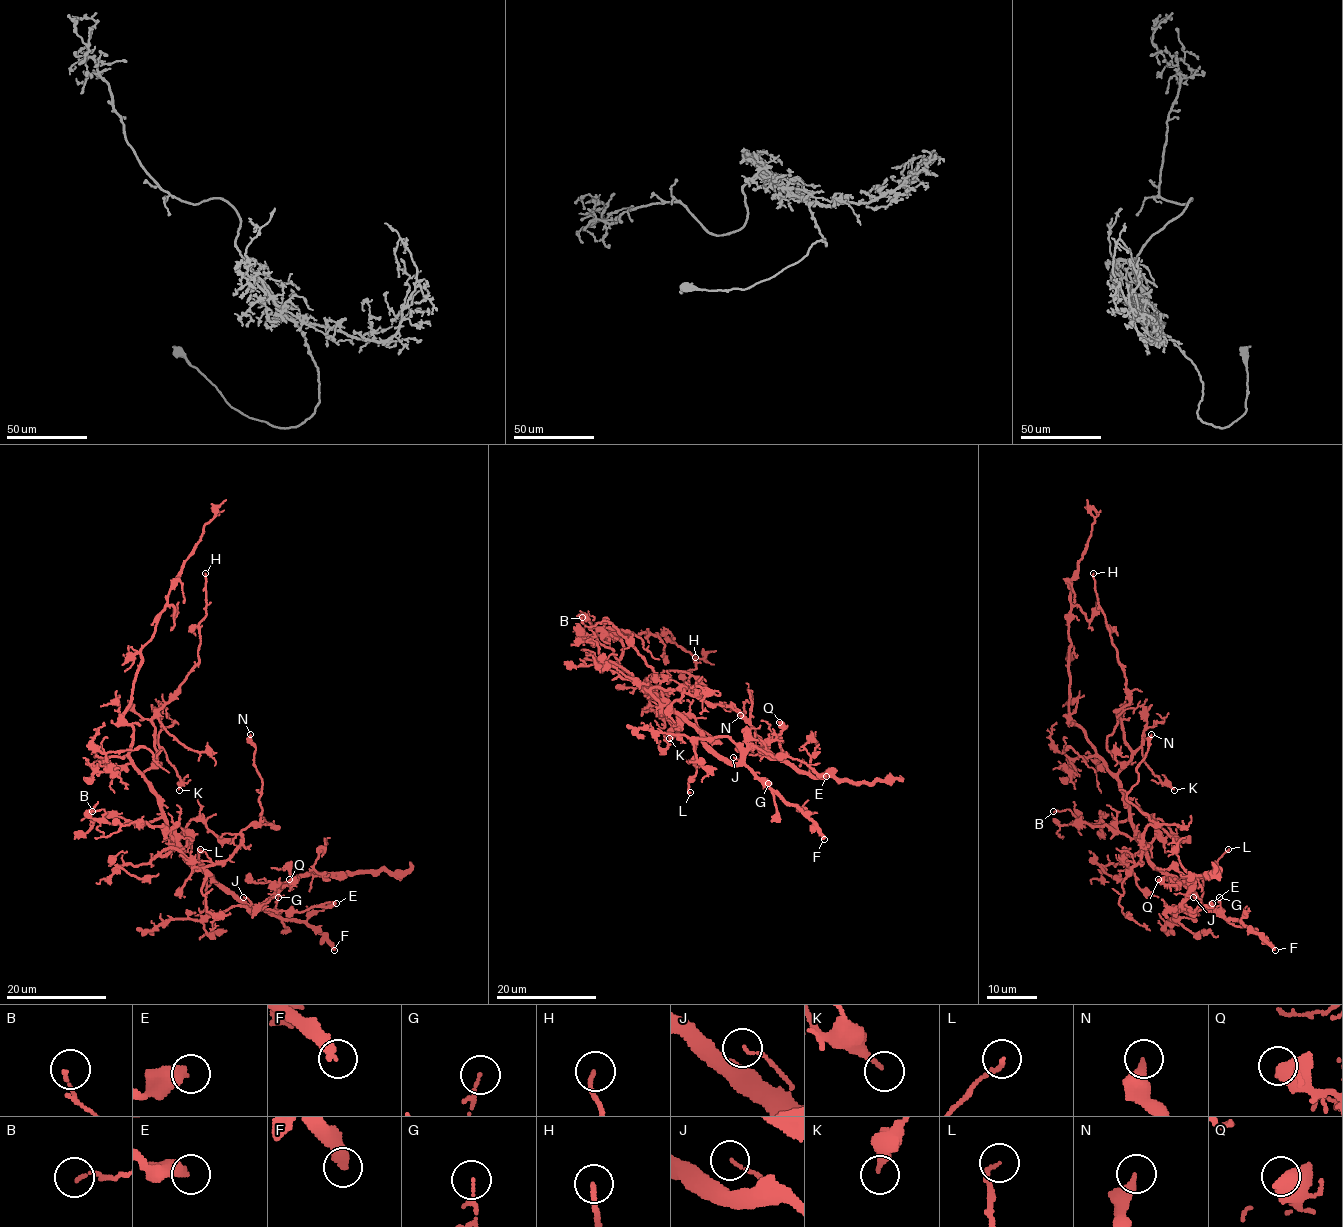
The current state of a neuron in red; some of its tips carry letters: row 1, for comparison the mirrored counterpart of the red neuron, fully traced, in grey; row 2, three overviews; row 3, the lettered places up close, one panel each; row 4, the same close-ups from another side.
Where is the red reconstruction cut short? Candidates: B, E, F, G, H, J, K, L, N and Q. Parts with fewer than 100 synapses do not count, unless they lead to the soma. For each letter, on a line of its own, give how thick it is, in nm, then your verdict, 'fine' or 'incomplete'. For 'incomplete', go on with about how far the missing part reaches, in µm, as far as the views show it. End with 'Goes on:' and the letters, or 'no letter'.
B: calibre 110 nm; fine
E: calibre 480 nm; fine
F: calibre 440 nm; incomplete; missing 180 µm
G: calibre 60 nm; fine
H: calibre 180 nm; fine
J: calibre 90 nm; fine
K: calibre 170 nm; fine
L: calibre 140 nm; fine
N: calibre 340 nm; fine
Q: calibre 600 nm; fine
Goes on: F

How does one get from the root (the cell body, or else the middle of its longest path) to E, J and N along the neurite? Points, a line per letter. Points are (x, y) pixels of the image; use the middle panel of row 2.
E: (646, 688), (676, 710), (718, 754), (733, 763), (757, 747), (774, 757), (800, 759), (826, 776)
J: (646, 688), (676, 710), (718, 754), (733, 763), (740, 762), (733, 757)
N: (646, 688), (662, 704), (652, 688), (683, 689), (745, 718), (750, 690), (740, 715)

